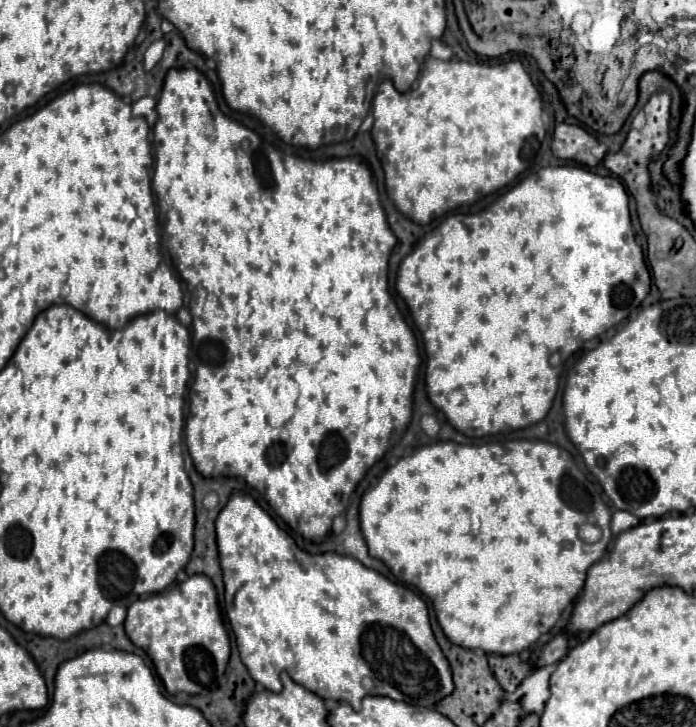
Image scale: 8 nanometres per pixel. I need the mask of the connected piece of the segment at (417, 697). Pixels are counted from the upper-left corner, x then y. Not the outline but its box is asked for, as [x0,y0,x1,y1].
[216,491,452,711]

